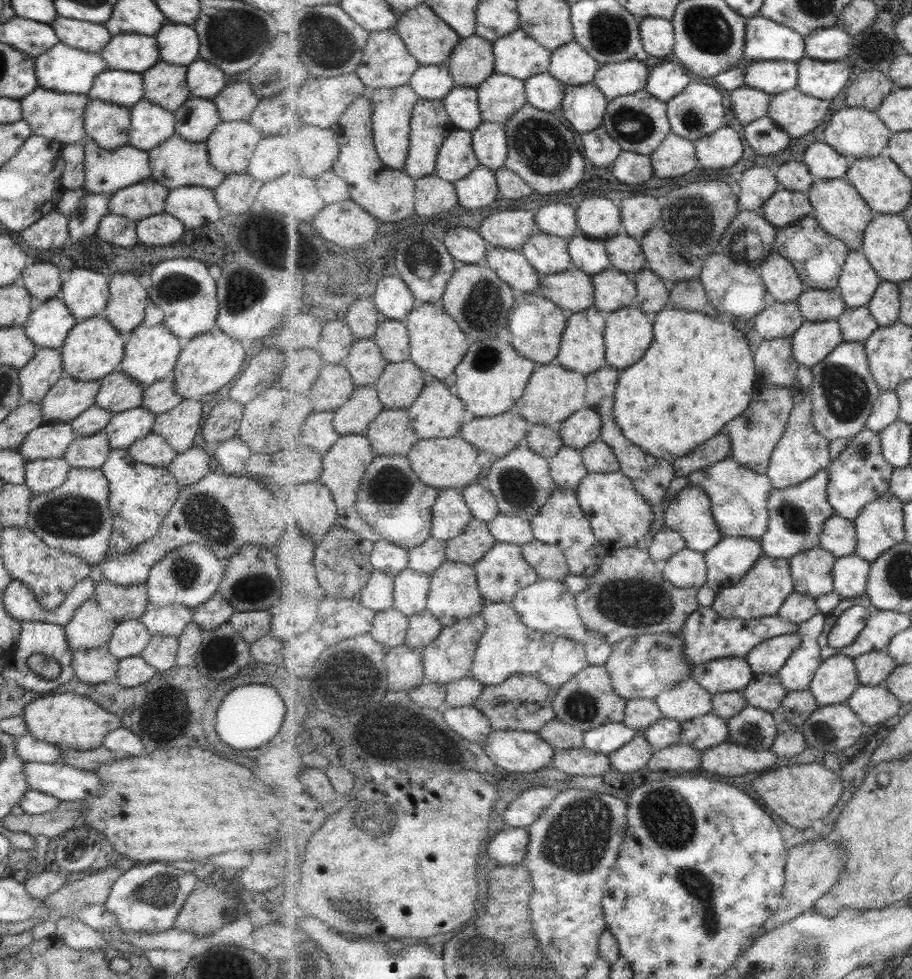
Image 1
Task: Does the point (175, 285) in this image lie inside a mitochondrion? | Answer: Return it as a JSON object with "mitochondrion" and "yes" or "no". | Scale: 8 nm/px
{"mitochondrion":"yes"}

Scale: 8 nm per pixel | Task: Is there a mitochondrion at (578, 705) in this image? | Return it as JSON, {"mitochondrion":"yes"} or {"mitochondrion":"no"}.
{"mitochondrion":"yes"}

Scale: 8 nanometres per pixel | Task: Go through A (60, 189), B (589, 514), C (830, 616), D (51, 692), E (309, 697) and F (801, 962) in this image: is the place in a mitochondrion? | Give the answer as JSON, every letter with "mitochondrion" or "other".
{"A":"other","B":"other","C":"other","D":"other","E":"other","F":"mitochondrion"}

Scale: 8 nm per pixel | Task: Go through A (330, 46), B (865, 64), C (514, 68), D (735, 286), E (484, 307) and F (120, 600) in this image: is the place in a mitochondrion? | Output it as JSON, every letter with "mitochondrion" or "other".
{"A":"mitochondrion","B":"other","C":"other","D":"other","E":"mitochondrion","F":"other"}

